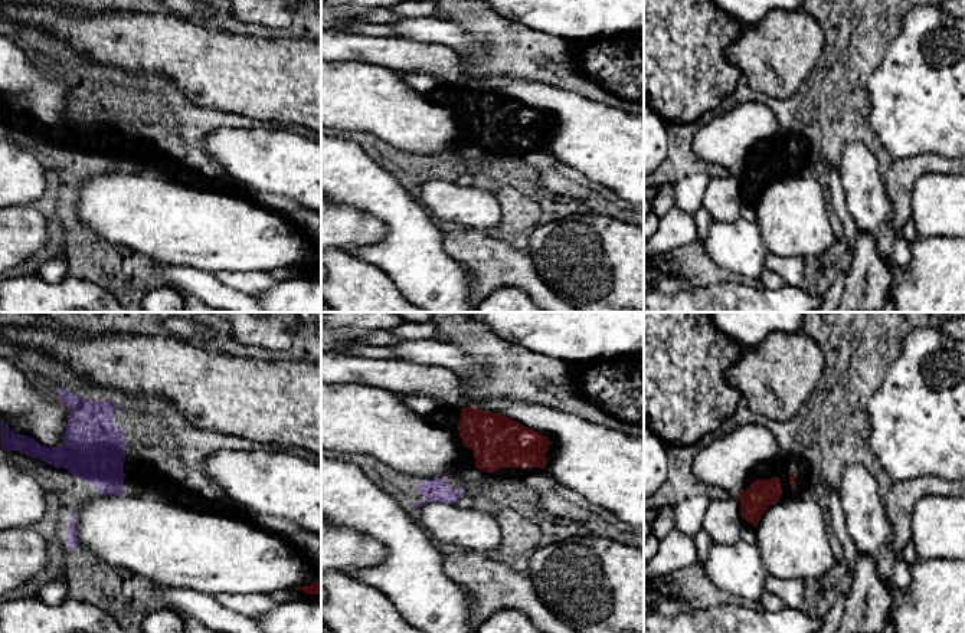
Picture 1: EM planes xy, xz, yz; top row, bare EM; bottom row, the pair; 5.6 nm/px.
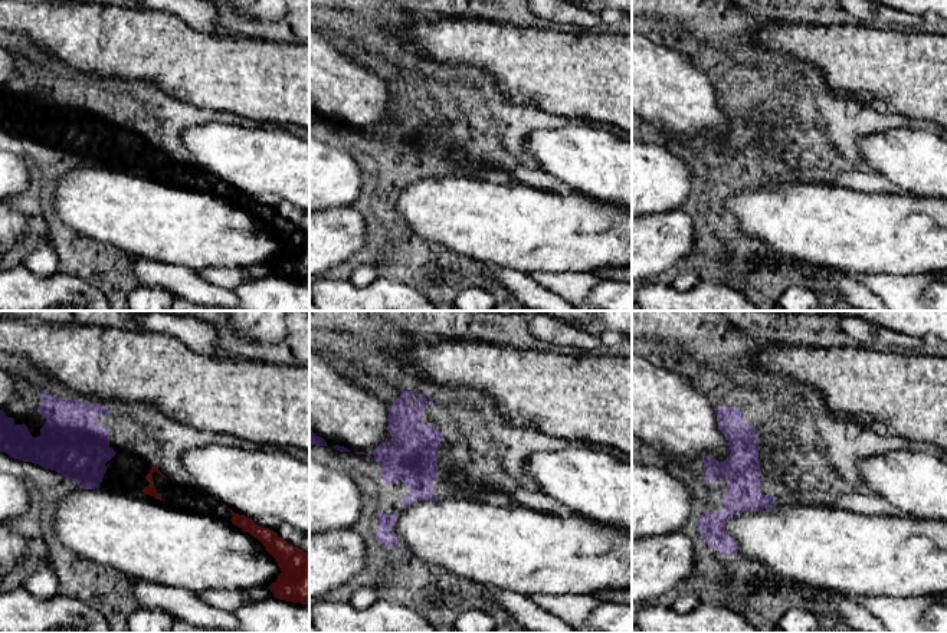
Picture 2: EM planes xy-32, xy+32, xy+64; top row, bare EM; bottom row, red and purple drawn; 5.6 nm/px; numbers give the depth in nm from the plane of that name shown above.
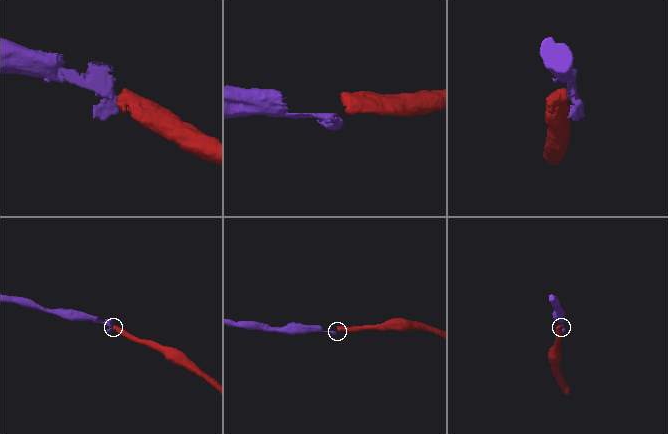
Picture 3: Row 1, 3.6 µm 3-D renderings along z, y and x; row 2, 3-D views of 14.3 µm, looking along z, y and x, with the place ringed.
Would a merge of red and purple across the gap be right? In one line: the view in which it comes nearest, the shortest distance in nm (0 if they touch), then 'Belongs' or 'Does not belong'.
Closest in xz. Distance 140 nm. Belongs

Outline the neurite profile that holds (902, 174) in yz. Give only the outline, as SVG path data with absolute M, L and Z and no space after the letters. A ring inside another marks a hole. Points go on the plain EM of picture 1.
M925 152L905 160L893 160L884 174L884 184L893 204L892 226L902 230L910 219L912 191L916 180L929 173L965 174L965 155L948 158Z

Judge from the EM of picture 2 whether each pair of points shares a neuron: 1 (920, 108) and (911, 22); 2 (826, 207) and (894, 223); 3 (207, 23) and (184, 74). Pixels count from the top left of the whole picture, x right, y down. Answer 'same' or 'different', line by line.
1: different
2: same
3: different

